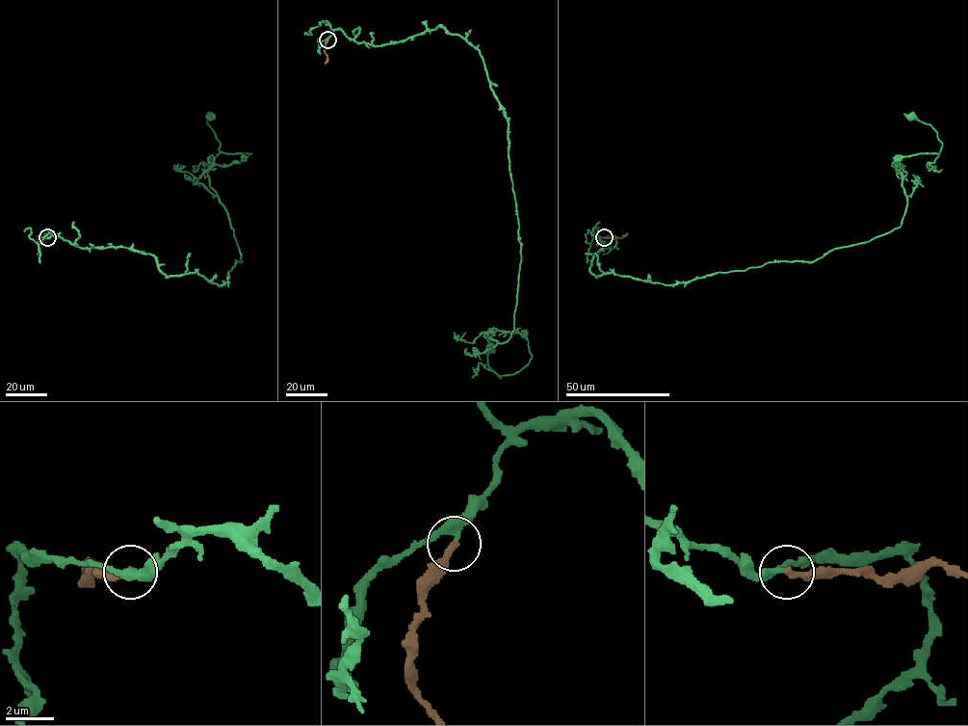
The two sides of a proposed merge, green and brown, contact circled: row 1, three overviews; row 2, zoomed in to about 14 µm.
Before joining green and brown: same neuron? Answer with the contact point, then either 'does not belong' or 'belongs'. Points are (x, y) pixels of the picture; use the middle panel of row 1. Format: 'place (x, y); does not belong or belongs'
place (327, 40); belongs

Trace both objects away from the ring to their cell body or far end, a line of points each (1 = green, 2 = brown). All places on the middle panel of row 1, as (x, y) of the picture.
1: (327, 39), (442, 25), (482, 57), (521, 244), (513, 330), (487, 336), (531, 360), (500, 378), (490, 346)
2: (327, 40), (325, 63)

